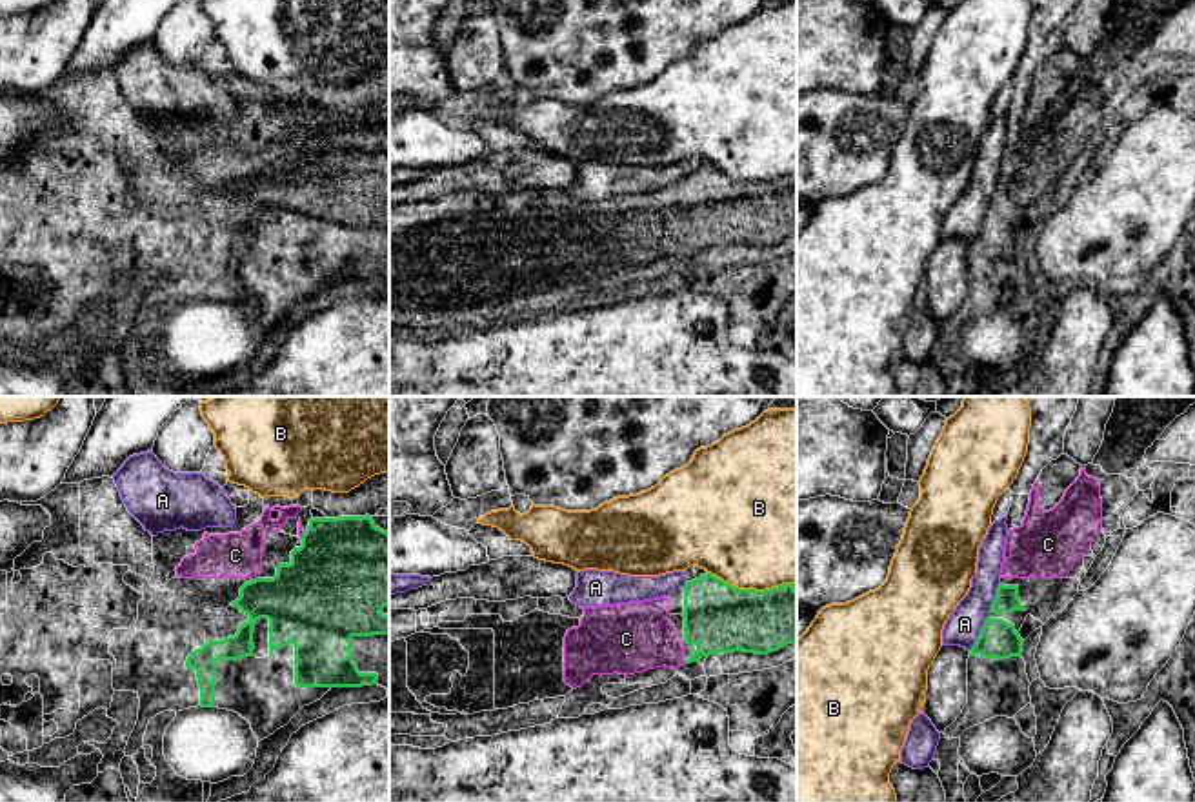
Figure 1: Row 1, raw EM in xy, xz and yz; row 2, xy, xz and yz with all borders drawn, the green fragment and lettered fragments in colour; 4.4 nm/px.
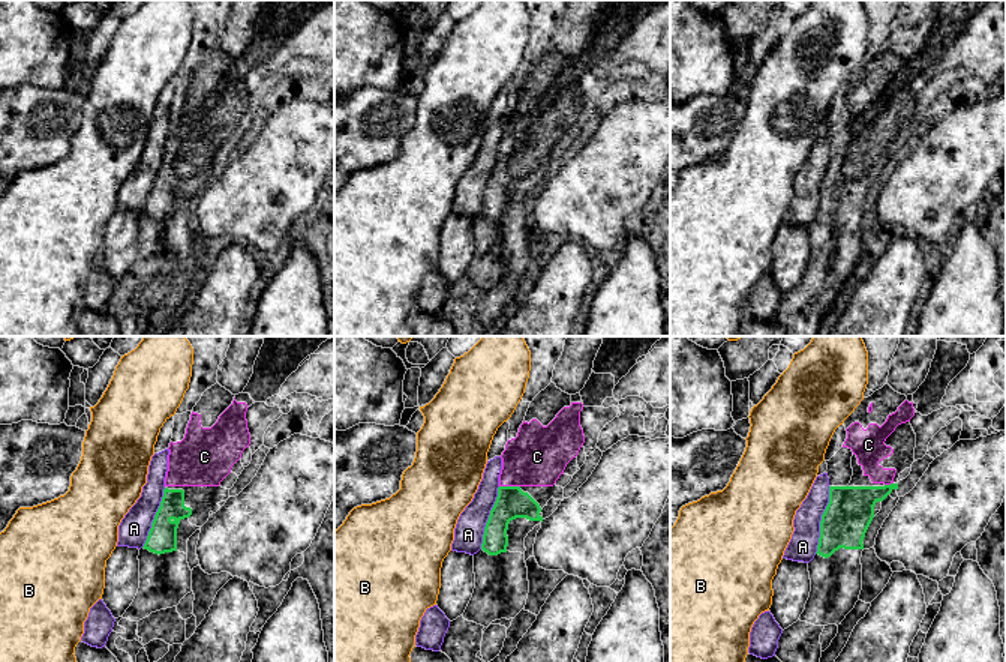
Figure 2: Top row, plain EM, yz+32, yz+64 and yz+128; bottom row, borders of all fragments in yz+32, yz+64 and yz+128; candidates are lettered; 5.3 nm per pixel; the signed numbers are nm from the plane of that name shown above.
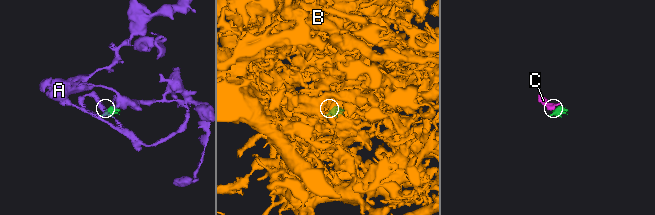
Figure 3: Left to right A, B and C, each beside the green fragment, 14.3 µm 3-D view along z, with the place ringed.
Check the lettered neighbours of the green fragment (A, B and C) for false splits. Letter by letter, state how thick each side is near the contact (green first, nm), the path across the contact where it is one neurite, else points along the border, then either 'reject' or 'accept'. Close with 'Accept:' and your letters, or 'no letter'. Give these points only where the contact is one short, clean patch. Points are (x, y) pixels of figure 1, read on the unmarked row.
A: 160 nm thick on the green side, 160 nm on the other; reject
B: 300 nm thick on the green side, 500 nm on the other; reject
C: 380 nm thick on the green side, 200 nm on the other; accept
Accept: C

